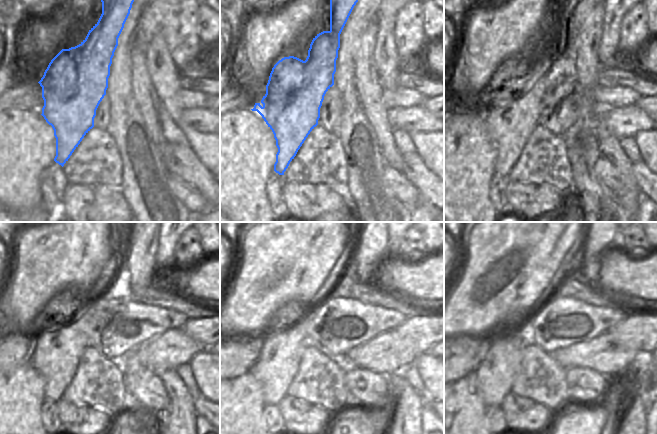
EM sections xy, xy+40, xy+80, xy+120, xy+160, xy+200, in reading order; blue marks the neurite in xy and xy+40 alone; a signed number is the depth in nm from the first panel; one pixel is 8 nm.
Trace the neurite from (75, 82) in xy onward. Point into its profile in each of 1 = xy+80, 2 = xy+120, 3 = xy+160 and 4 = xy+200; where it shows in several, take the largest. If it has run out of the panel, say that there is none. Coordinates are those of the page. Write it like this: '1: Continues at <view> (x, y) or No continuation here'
1: Continues at xy+80 (510, 123)
2: Continues at xy+120 (57, 350)
3: Continues at xy+160 (282, 350)
4: Continues at xy+200 (495, 375)

